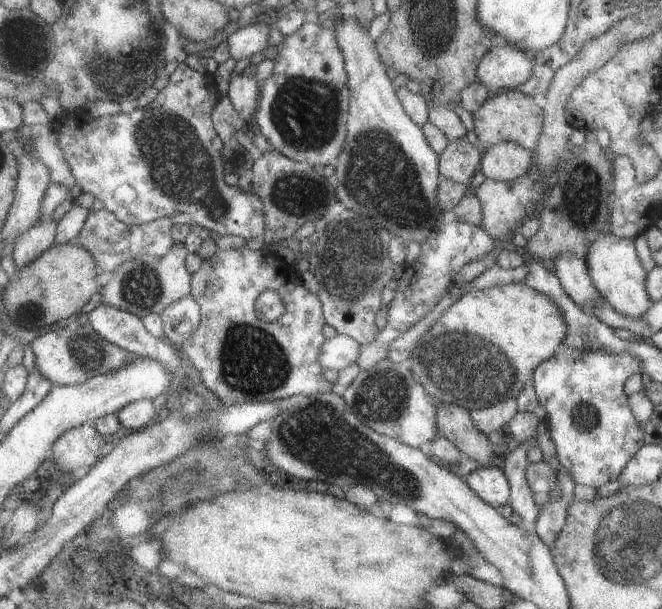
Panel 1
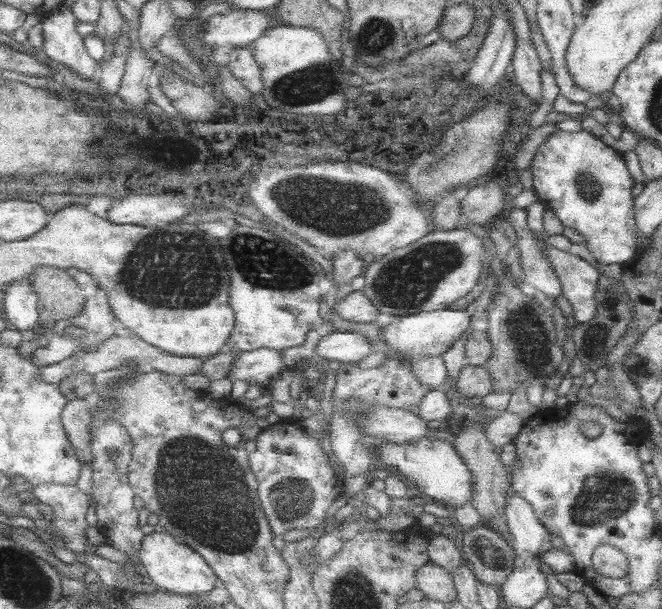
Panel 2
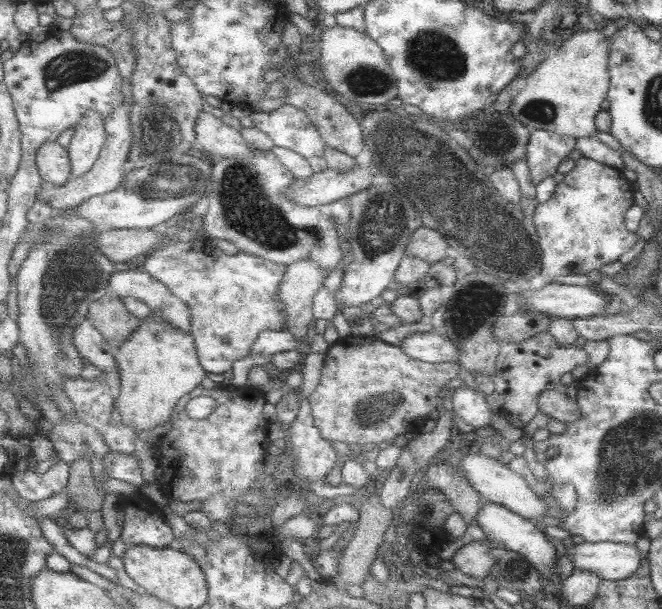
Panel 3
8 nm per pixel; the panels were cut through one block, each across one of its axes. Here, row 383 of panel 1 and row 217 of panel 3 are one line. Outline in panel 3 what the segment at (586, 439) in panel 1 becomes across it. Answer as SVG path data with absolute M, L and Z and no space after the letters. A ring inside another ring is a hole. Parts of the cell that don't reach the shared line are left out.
M577 158L573 172L565 174L565 180L559 184L553 198L545 204L539 204L535 210L535 226L541 236L543 250L543 272L523 286L525 292L539 294L545 286L551 286L559 276L569 274L593 274L599 272L605 264L617 262L627 254L637 242L639 236L631 234L623 222L627 210L635 204L631 182L621 174L621 170L607 166L591 158Z

